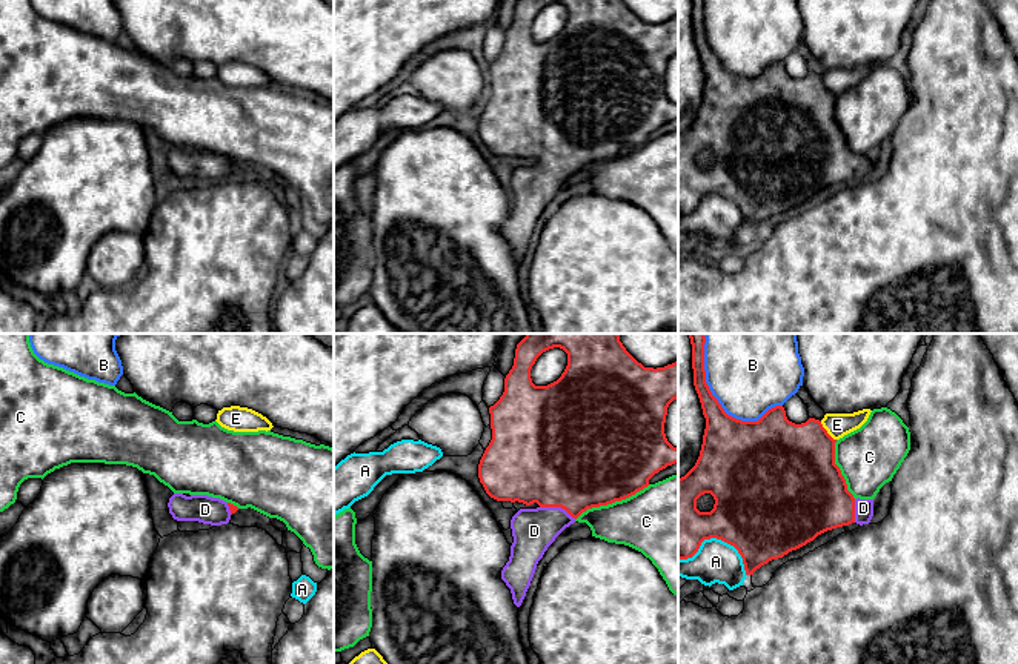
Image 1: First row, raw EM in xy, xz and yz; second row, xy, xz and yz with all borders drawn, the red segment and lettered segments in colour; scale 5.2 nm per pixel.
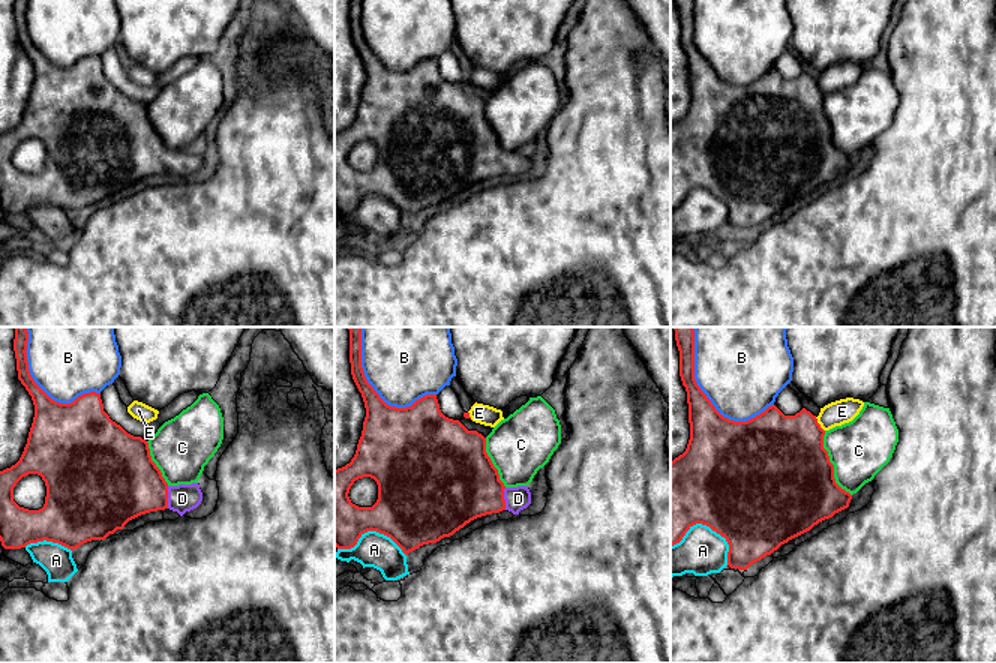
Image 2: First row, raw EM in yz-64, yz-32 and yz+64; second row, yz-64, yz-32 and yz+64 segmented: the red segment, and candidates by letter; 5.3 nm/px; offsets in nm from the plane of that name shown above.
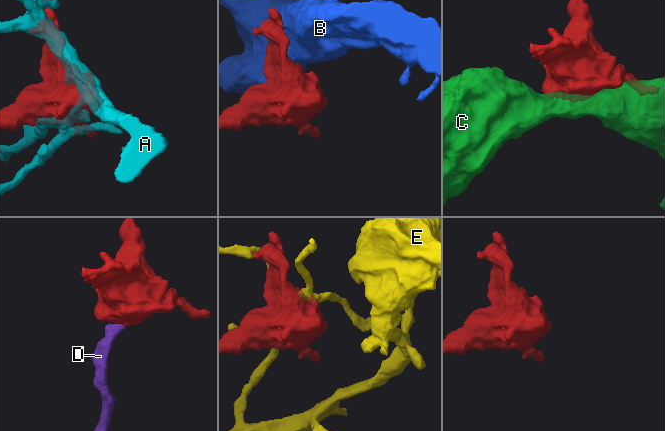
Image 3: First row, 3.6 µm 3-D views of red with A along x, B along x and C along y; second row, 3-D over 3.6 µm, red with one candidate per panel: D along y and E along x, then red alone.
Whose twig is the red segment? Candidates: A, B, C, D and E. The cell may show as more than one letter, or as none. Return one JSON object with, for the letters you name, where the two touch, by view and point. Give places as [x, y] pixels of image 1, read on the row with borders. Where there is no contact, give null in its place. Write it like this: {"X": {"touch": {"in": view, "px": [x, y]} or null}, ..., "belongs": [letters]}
{"D": {"touch": {"in": "xz", "px": [558, 506]}}, "belongs": ["D"]}

